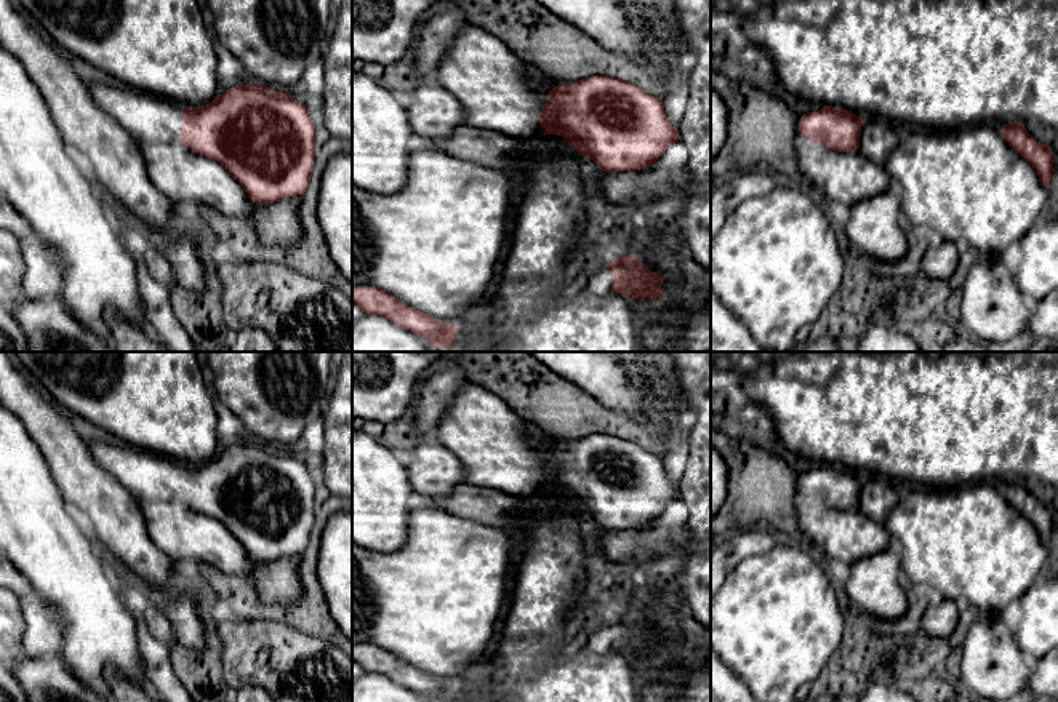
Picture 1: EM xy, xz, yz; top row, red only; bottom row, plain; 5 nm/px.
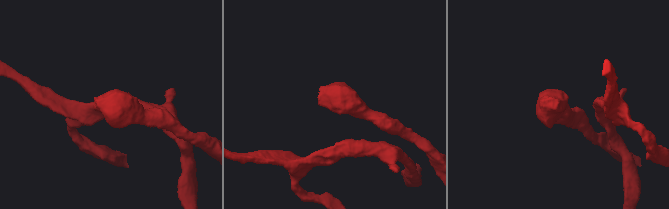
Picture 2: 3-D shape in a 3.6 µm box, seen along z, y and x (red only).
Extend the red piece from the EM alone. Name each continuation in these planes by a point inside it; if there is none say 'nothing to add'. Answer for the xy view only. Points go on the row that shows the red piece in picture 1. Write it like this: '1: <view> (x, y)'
1: xy (181, 175)

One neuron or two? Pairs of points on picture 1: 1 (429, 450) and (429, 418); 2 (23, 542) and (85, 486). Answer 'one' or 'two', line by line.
1: two
2: two

